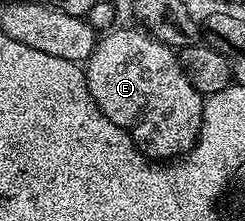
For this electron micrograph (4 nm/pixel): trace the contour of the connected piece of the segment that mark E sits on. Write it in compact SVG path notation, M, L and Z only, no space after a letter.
M115 26L94 45L92 54L84 62L86 85L100 110L116 126L129 132L135 144L151 158L165 162L186 155L194 147L202 125L204 97L192 86L178 61L178 52L151 36L145 28Z

